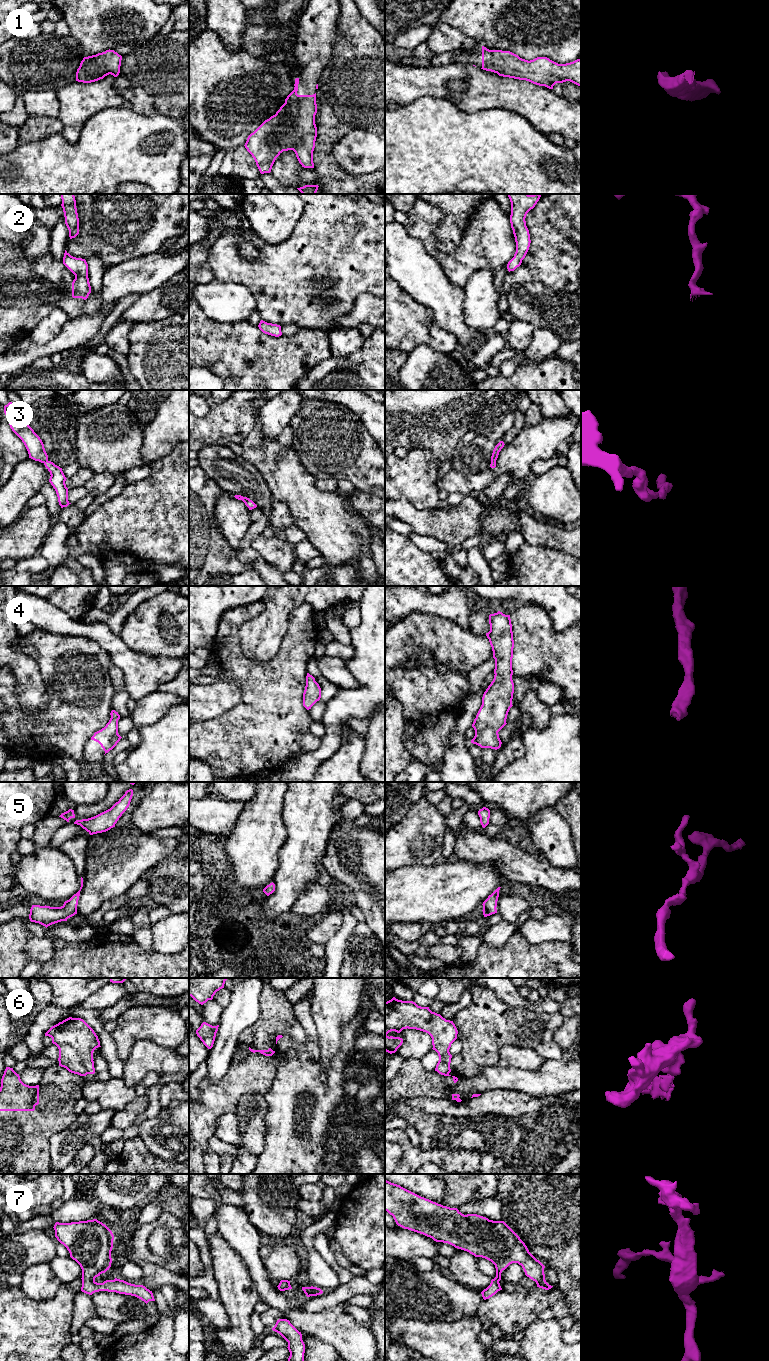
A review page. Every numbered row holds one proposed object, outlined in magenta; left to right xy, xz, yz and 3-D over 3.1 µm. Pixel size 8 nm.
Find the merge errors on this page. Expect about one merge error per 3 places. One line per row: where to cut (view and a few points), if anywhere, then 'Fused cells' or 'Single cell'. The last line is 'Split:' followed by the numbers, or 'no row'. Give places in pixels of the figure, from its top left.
1: No split. Single cell
2: No split. Single cell
3: No split. Single cell
4: No split. Single cell
5: No split. Single cell
6: Split along yz (448, 1074), (445, 1075). Fused cells
7: No split. Single cell
Split: 6

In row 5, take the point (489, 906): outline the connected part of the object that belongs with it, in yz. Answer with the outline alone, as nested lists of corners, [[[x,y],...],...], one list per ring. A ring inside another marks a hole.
[[[498,887],[488,898],[483,902],[483,915],[484,917],[490,916],[497,913],[497,901],[499,897],[499,890],[501,887]]]

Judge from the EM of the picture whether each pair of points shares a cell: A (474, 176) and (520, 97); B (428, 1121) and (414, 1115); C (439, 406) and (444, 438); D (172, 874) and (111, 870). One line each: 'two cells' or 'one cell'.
A: two cells
B: one cell
C: one cell
D: two cells

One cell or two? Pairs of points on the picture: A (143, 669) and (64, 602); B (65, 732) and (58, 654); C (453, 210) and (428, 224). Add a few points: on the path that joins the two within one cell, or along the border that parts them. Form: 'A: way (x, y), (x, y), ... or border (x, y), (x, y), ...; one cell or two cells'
A: border (60, 609), (73, 619), (81, 620); two cells
B: way (65, 713), (65, 673); one cell
C: border (432, 204), (443, 213), (434, 231), (434, 238); two cells

